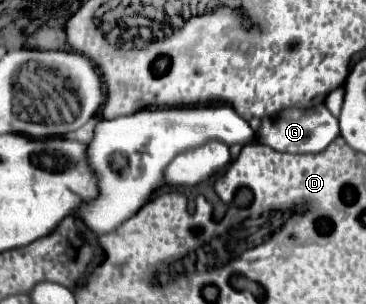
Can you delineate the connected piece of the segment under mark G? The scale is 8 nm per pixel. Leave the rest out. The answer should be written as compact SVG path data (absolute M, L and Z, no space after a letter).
M316 105L310 109L284 109L276 117L264 117L260 129L256 131L256 141L268 145L282 153L322 153L332 139L338 137L338 119L326 109L326 105Z

